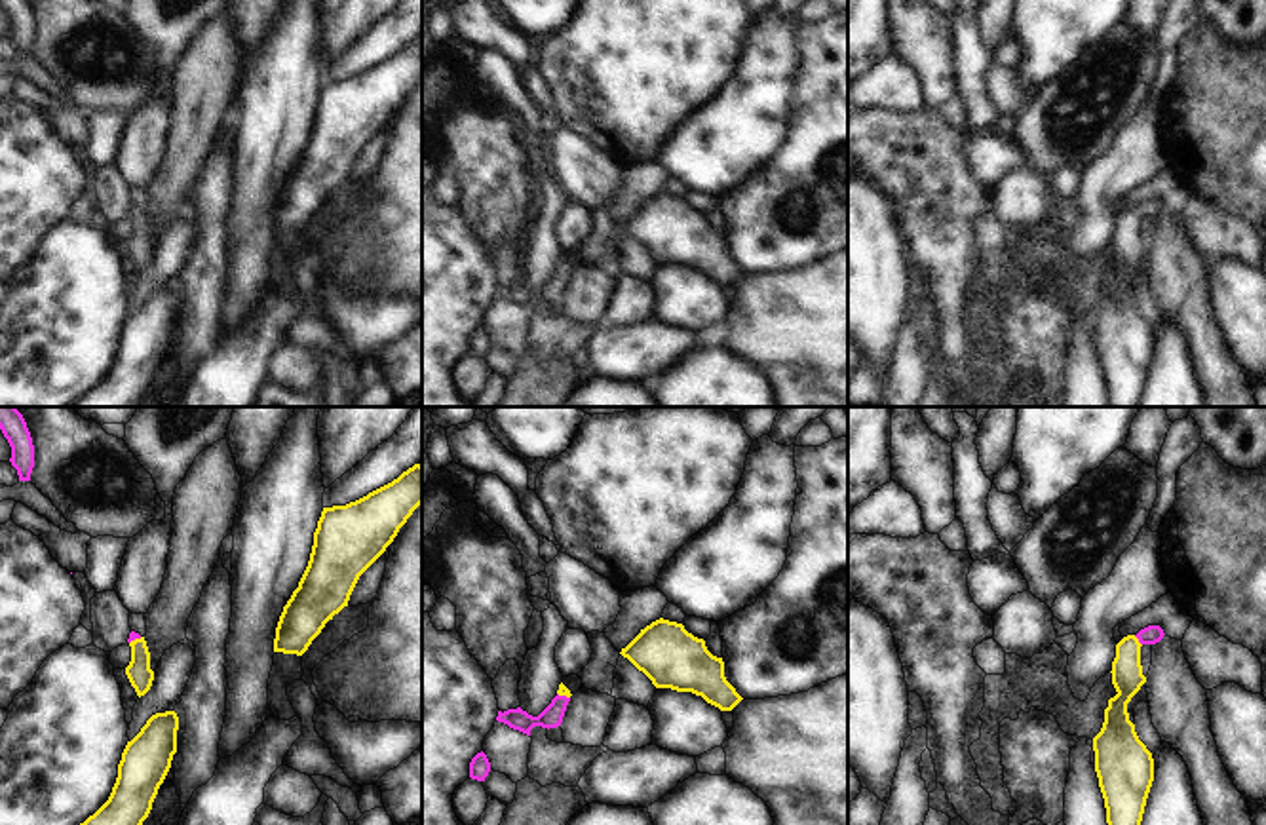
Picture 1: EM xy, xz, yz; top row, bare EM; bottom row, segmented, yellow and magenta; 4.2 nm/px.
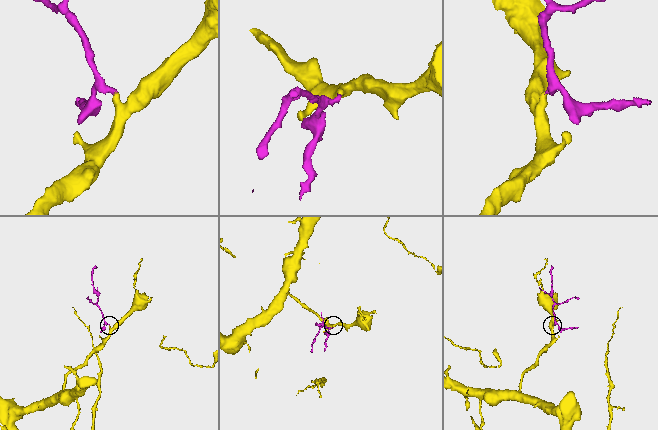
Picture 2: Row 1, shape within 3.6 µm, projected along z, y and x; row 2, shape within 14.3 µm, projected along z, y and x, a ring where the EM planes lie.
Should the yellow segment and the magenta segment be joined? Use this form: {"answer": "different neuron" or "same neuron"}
{"answer": "same neuron"}

